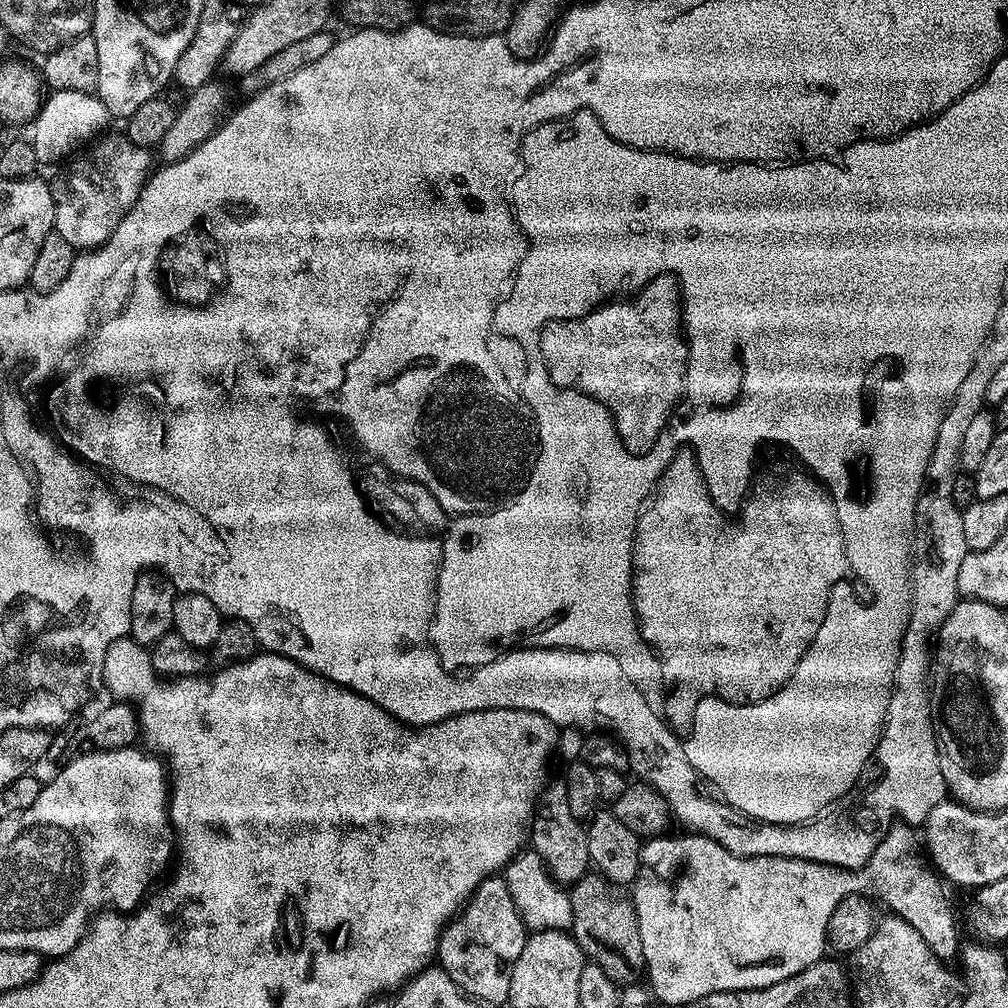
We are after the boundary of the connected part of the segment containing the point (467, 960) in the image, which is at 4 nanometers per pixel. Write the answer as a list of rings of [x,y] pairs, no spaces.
[[[503,875],[488,876],[475,888],[468,897],[463,908],[444,926],[438,941],[438,964],[450,974],[456,987],[481,1005],[509,1003],[510,974],[514,970],[514,962],[518,962],[518,954],[522,954],[522,946],[530,935],[524,927],[524,919],[520,916],[518,906],[514,906],[514,898],[510,898],[510,890],[506,886]]]

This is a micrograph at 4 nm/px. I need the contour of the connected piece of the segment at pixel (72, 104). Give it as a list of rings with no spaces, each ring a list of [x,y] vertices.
[[[53,91],[51,95],[49,100],[47,97],[41,103],[40,112],[34,121],[36,129],[33,130],[32,136],[30,135],[30,142],[36,151],[36,159],[41,165],[56,164],[64,159],[67,161],[77,149],[87,145],[93,138],[99,137],[105,131],[104,123],[110,120],[108,107],[100,101],[99,96],[91,92]]]

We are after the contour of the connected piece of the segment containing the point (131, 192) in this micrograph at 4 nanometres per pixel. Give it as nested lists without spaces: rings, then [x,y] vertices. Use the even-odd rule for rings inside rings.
[[[124,134],[107,136],[97,139],[84,150],[89,152],[81,151],[67,165],[69,168],[57,178],[56,184],[51,185],[52,197],[56,203],[54,230],[77,250],[99,248],[108,241],[118,222],[122,222],[122,218],[131,213],[140,193],[145,191],[153,167],[152,156],[148,153],[151,151],[147,147],[130,142]]]

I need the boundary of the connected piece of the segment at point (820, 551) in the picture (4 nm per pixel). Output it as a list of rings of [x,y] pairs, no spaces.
[[[686,454],[680,455],[680,459],[673,462],[672,468],[668,468],[666,470],[666,475],[664,475],[664,483],[658,486],[658,494],[656,496],[655,503],[652,503],[651,508],[648,508],[647,514],[645,514],[640,520],[640,540],[638,541],[638,607],[640,607],[642,627],[646,629],[646,635],[648,635],[649,641],[655,642],[658,650],[664,652],[666,678],[668,679],[669,685],[672,687],[670,695],[666,700],[666,704],[668,703],[669,708],[669,717],[667,716],[667,719],[669,721],[676,720],[676,722],[683,721],[684,707],[693,703],[694,700],[692,691],[700,692],[696,694],[699,694],[701,697],[716,696],[720,700],[727,700],[728,703],[732,704],[736,700],[757,700],[760,699],[760,695],[767,694],[767,692],[775,690],[776,684],[781,684],[781,682],[784,681],[784,676],[788,676],[791,673],[793,662],[803,654],[805,643],[813,636],[813,633],[816,632],[818,614],[823,614],[824,612],[824,595],[826,594],[826,589],[828,589],[829,585],[832,584],[832,580],[837,580],[837,577],[840,577],[841,570],[842,554],[840,552],[838,525],[836,525],[836,523],[832,520],[832,507],[826,506],[823,495],[818,494],[814,490],[813,485],[805,486],[805,488],[802,489],[802,494],[798,494],[797,490],[790,490],[788,492],[784,492],[783,494],[778,494],[778,499],[772,500],[765,508],[755,508],[754,514],[746,517],[746,523],[744,523],[743,526],[729,526],[729,524],[723,524],[720,520],[720,516],[714,515],[712,503],[704,497],[704,484],[700,484],[698,482],[698,477],[696,477],[696,468],[692,468],[690,466],[690,462]]]

